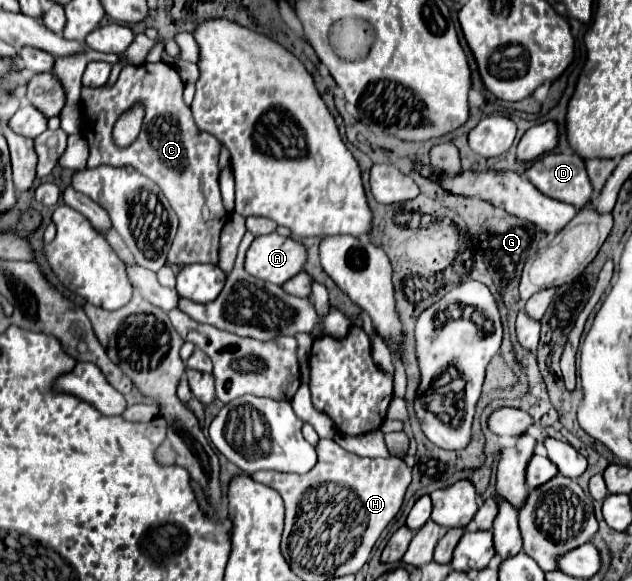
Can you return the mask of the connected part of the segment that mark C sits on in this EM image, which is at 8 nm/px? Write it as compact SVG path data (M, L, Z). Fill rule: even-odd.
M162 61L126 65L114 87L84 87L82 135L90 145L88 167L98 167L104 163L112 167L132 165L142 175L158 183L158 187L162 189L180 219L176 239L168 253L168 263L218 265L220 231L228 221L228 211L222 205L220 187L216 181L220 143L216 137L212 137L210 133L202 133L196 127L190 107L182 101L182 91L184 83L180 81L176 69ZM136 103L144 105L140 135L128 147L118 147L112 139L114 123Z

